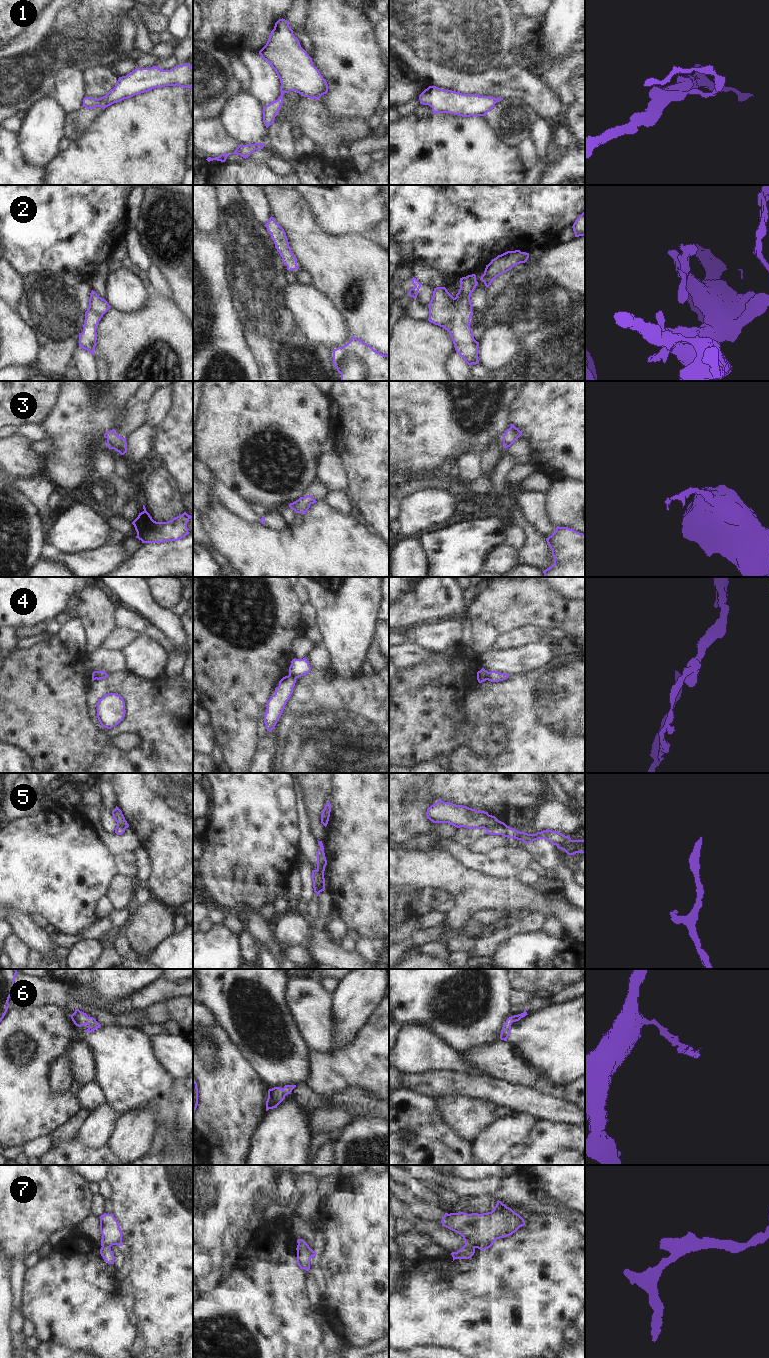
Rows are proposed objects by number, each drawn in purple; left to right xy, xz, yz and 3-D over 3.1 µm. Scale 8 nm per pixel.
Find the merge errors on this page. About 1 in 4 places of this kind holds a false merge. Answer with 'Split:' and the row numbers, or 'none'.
Split: 4, 5

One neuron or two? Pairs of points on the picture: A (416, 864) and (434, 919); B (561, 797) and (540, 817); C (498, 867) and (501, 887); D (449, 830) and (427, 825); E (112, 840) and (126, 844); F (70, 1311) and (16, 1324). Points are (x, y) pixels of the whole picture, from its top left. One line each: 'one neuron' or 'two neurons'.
A: two neurons
B: two neurons
C: two neurons
D: one neuron
E: one neuron
F: two neurons

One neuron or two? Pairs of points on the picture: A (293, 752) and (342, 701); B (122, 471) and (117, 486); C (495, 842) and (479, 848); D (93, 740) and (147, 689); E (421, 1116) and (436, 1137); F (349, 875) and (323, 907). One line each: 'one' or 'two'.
A: one
B: two
C: one
D: two
E: one
F: two

